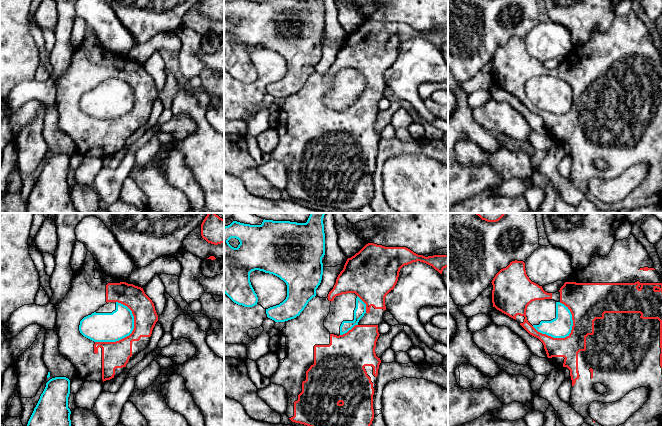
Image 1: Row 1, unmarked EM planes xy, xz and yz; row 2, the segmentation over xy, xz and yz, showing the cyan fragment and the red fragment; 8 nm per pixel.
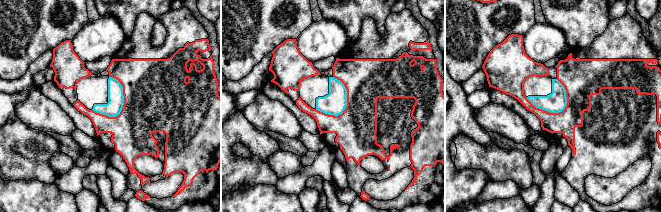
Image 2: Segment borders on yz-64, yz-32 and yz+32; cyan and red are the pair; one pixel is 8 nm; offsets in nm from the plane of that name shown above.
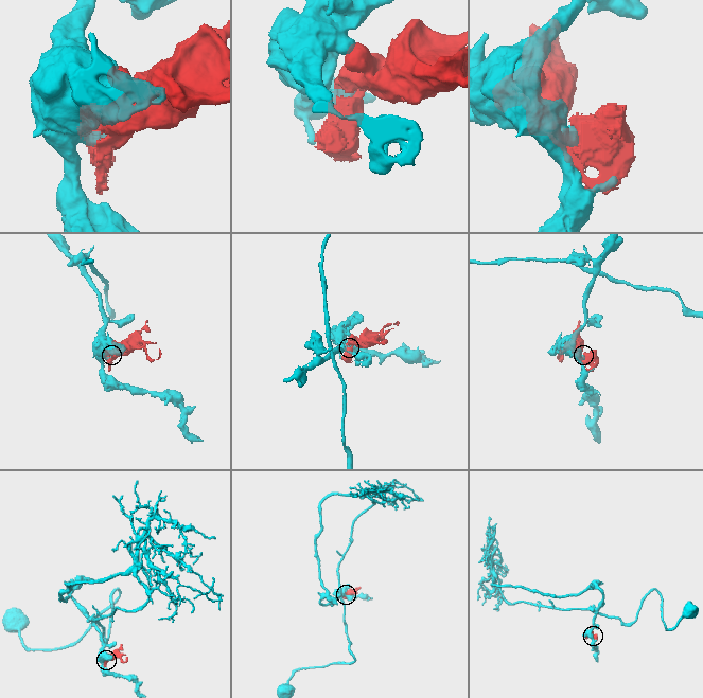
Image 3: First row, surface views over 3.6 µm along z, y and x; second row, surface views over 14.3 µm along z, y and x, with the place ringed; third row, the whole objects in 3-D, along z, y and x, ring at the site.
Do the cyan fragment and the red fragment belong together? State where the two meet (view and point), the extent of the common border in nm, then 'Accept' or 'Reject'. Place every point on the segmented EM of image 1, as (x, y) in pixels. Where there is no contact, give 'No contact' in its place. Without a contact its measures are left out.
Touches cyan at xy (126, 336). Shared border 400 nm. Accept

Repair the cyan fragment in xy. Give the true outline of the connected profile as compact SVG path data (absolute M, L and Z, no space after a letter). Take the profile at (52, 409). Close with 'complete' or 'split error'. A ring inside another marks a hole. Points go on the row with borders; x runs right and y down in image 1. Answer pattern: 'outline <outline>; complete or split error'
outline M68 378L50 379L27 426L71 426L71 411L68 408L69 394L70 380Z; complete

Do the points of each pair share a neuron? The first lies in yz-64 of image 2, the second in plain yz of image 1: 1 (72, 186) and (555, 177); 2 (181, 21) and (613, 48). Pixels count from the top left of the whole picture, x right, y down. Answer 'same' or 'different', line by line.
1: same
2: same

